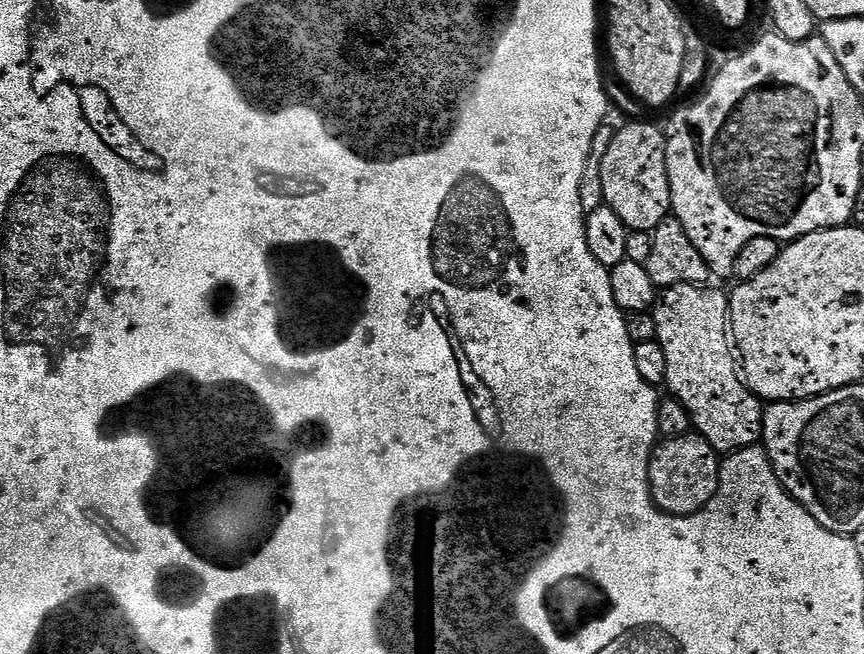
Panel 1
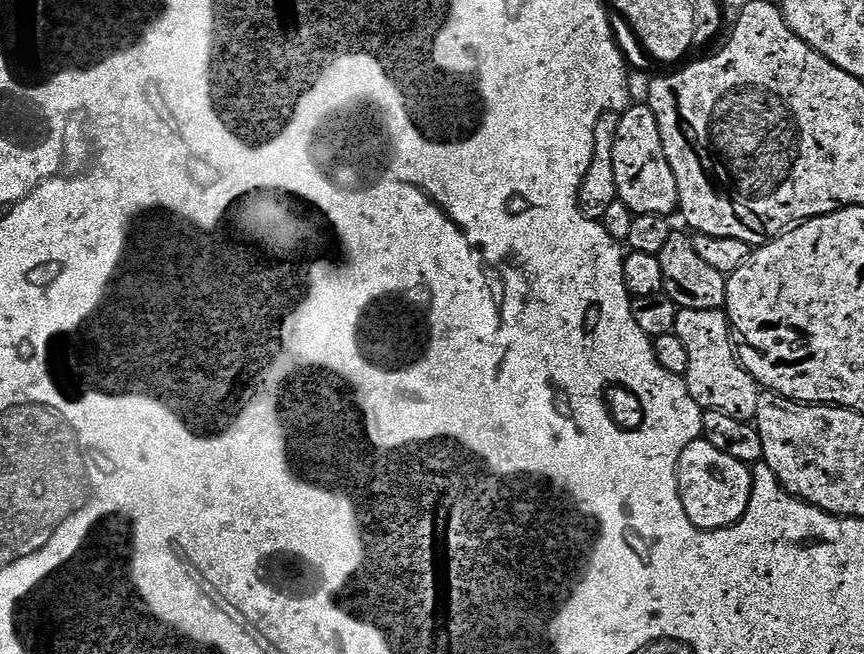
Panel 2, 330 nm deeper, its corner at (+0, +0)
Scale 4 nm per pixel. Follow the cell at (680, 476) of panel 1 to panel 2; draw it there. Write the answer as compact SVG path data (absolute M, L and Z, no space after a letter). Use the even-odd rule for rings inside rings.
M701 438L690 442L690 446L682 450L676 477L682 506L694 526L713 532L719 528L729 528L739 522L742 514L746 514L752 497L753 469L738 462L738 458L730 458L730 454L722 454L722 450L710 446L710 442Z

